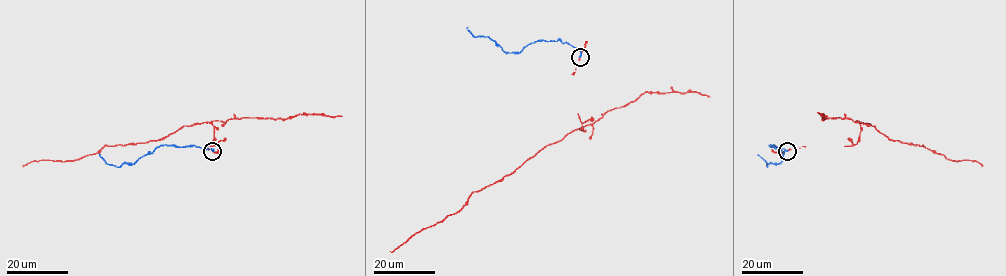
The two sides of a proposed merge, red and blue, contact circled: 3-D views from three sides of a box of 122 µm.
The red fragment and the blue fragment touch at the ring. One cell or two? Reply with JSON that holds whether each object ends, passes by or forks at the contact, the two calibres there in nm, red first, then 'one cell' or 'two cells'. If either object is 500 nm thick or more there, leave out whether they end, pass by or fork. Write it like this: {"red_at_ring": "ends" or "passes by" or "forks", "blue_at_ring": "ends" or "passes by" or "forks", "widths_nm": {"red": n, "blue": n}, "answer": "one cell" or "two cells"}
{"red_at_ring": "passes by", "blue_at_ring": "ends", "widths_nm": {"red": 30, "blue": 280}, "answer": "one cell"}

